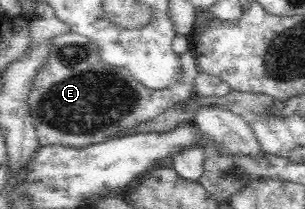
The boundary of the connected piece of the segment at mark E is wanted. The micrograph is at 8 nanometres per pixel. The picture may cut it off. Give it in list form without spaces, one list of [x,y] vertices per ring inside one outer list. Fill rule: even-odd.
[[[77,33],[49,38],[46,48],[46,60],[34,73],[25,98],[40,145],[79,147],[101,143],[119,133],[131,133],[163,115],[171,105],[183,104],[195,97],[198,71],[190,50],[178,54],[180,78],[165,89],[151,90],[137,83],[124,69],[103,65],[95,44]]]

